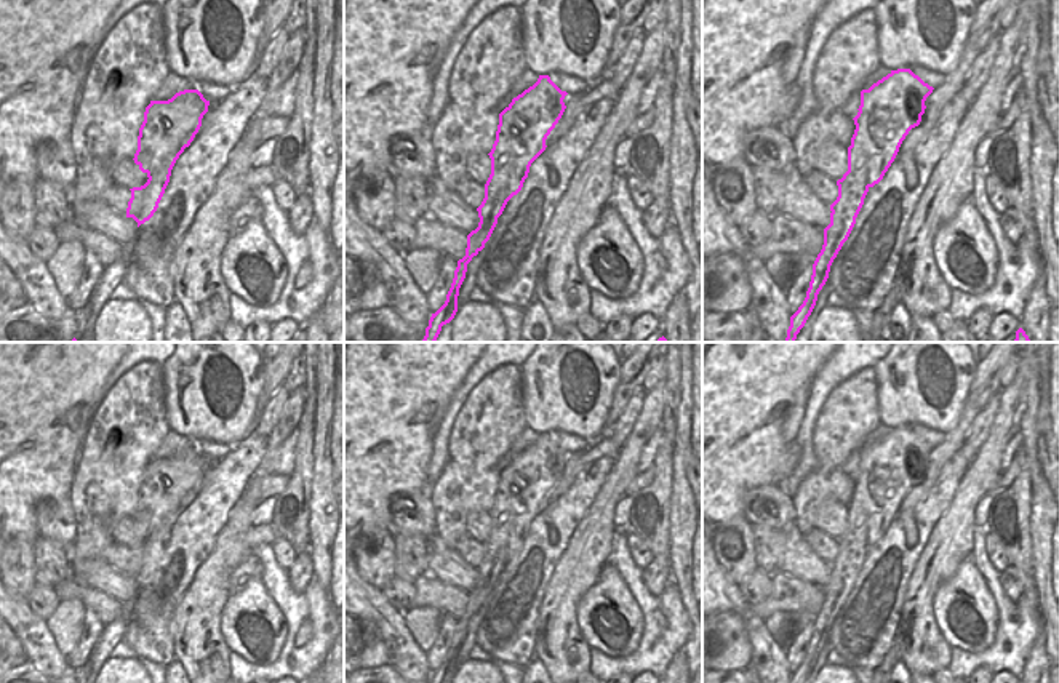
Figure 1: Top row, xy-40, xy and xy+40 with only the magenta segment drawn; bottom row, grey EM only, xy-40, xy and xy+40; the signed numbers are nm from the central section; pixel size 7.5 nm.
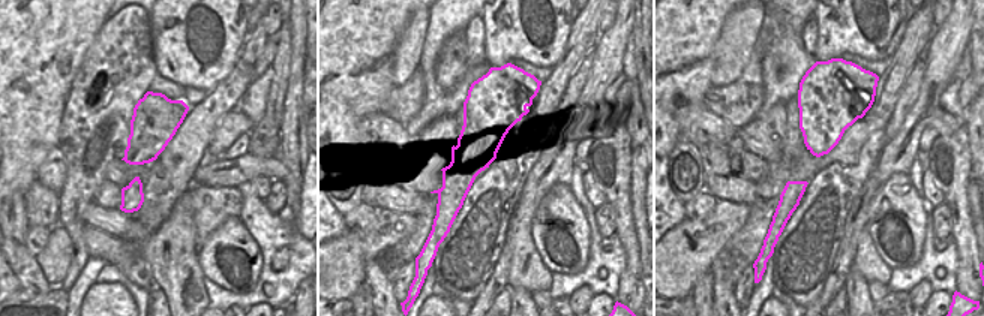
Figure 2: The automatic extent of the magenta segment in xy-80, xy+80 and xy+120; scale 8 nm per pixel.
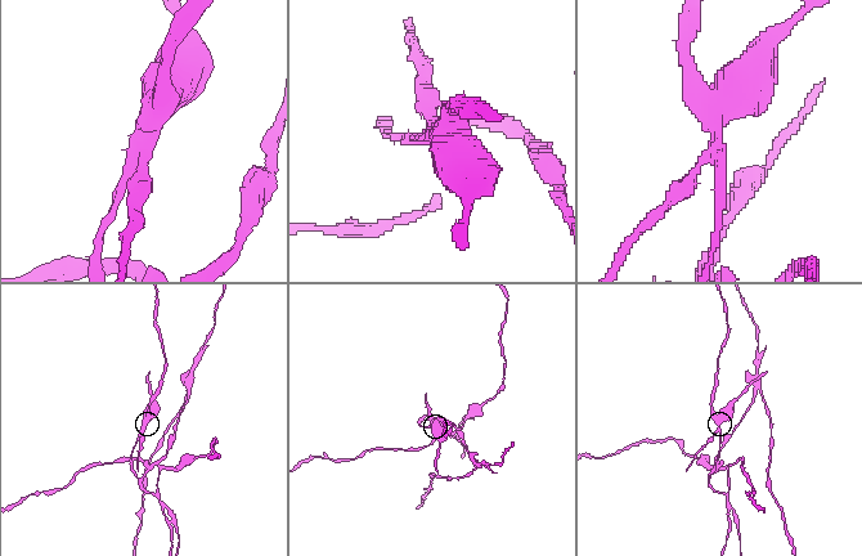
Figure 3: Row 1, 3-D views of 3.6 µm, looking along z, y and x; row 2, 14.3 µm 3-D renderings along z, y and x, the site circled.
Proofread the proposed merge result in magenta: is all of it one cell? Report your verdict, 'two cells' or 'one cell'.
two cells

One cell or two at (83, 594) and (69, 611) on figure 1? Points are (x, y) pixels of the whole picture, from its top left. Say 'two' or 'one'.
two

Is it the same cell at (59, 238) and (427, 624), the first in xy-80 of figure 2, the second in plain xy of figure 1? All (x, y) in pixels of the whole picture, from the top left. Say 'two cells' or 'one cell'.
one cell

